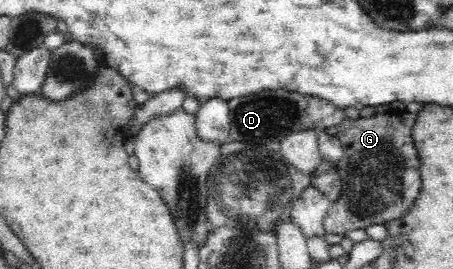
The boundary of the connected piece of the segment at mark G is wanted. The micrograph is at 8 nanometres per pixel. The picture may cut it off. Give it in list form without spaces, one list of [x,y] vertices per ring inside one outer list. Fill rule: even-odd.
[[[390,110],[370,117],[360,116],[357,119],[345,117],[342,123],[334,125],[333,128],[323,129],[324,133],[336,136],[345,149],[345,155],[338,161],[336,167],[342,181],[342,195],[333,202],[326,214],[323,227],[327,233],[344,237],[347,231],[364,230],[370,225],[386,225],[388,221],[404,217],[408,209],[412,208],[421,188],[420,159],[413,142],[413,125],[416,116],[416,113],[408,111]]]

